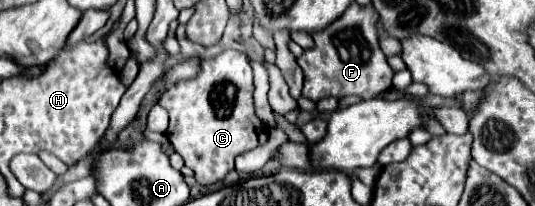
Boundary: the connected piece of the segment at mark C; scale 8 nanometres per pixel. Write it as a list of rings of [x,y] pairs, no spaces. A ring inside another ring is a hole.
[[[226,49],[220,55],[206,59],[202,63],[202,71],[198,73],[196,79],[176,83],[158,101],[170,113],[170,127],[166,131],[166,137],[174,145],[174,151],[182,155],[184,165],[188,165],[194,171],[194,177],[198,183],[210,185],[210,183],[224,179],[226,173],[234,167],[234,157],[258,147],[260,141],[264,143],[268,139],[268,135],[264,131],[264,123],[254,113],[252,91],[254,91],[252,67],[248,63],[248,57],[240,51]]]

